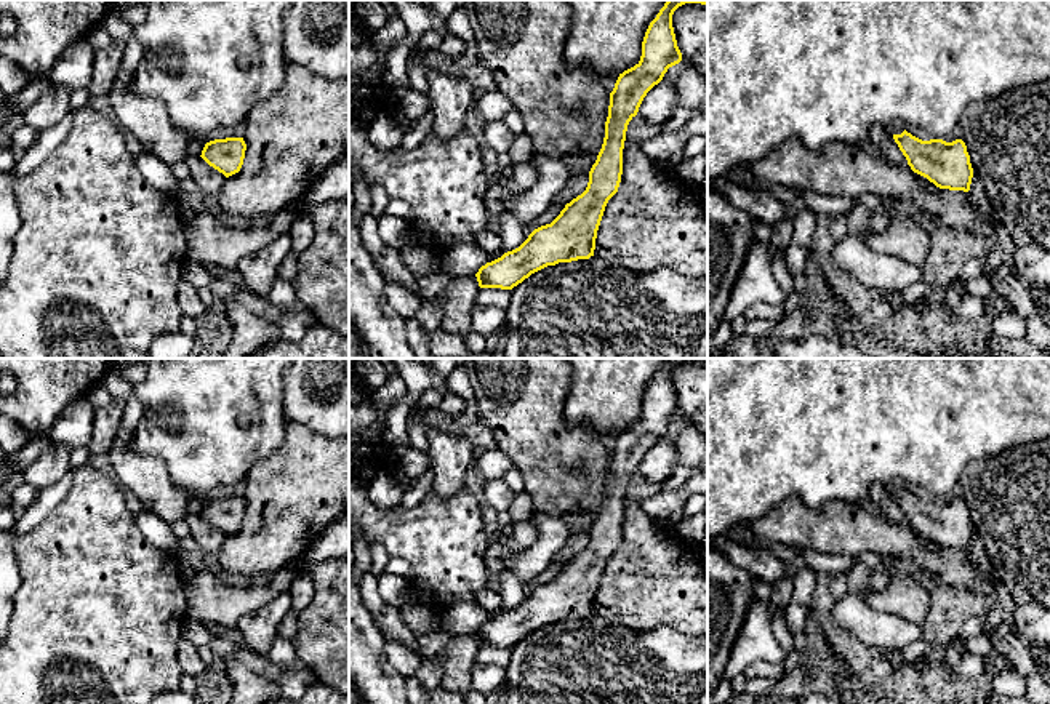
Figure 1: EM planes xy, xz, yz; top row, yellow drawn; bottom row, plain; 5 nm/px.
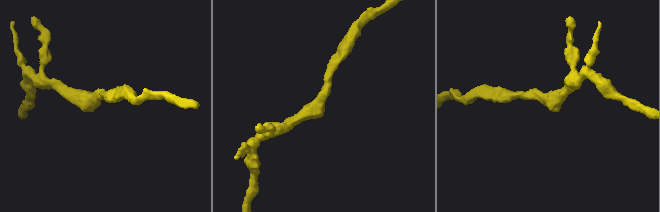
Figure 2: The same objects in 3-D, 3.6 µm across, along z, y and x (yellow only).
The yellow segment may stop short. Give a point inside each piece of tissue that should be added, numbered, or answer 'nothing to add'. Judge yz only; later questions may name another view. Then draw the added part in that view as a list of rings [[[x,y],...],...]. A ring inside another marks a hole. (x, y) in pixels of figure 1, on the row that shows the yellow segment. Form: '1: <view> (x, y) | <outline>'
nothing to add

